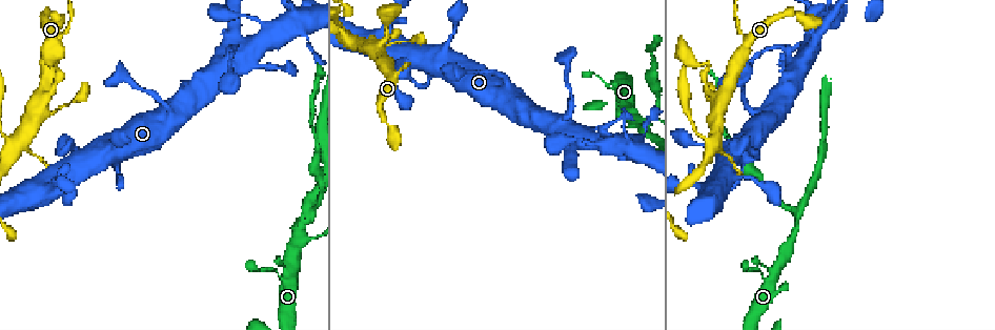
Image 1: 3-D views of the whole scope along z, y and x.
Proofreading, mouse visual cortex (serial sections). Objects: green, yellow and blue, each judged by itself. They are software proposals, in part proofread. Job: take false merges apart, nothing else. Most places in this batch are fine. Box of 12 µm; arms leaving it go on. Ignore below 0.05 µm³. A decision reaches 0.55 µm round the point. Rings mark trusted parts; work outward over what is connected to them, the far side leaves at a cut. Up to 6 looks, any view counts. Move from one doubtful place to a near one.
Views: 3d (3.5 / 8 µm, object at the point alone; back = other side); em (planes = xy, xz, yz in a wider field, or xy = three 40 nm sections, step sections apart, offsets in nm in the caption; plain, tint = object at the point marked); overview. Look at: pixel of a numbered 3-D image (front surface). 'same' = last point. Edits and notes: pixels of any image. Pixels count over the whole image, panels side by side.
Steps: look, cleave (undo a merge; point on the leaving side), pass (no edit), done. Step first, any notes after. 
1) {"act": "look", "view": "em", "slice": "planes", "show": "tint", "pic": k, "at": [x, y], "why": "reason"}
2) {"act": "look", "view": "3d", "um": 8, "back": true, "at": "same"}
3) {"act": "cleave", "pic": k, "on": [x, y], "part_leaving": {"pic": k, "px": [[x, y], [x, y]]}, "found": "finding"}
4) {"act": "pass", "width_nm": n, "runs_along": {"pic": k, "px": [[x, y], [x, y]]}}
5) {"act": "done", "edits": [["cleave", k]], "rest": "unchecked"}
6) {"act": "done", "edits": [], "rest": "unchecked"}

{"act": "look", "view": "3d", "um": 3.5, "pic": 1, "at": [67, 103], "why": "narrows sharply"}

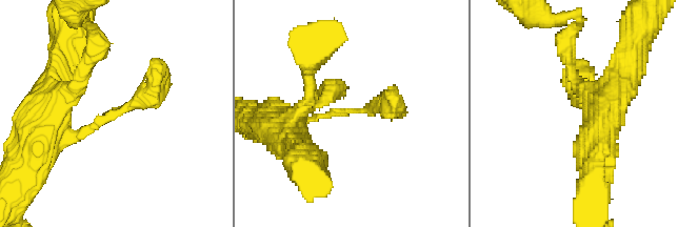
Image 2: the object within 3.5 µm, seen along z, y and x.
{"act": "look", "view": "em", "slice": "xy", "step": 5, "show": "tint", "pic": 2, "at": [122, 112]}

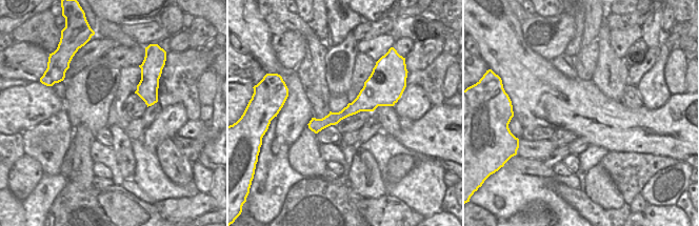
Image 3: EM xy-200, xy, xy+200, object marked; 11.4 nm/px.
{"act": "pass", "arm_widths_nm": [150, 350], "runs_along": {"pic": 3, "px": [[387, 99], [368, 99], [311, 125]]}, "found": "all the same cell"}

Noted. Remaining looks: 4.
{"act": "look", "view": "3d", "um": 3.5, "pic": 1, "at": [739, 152], "why": "narrows sharply"}

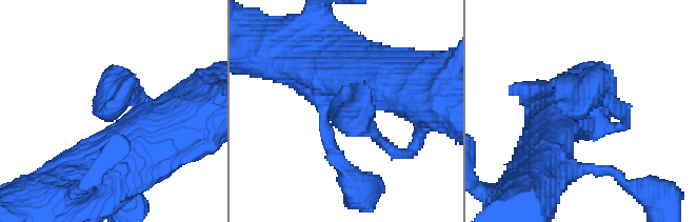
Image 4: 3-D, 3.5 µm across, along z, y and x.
{"act": "look", "view": "em", "slice": "planes", "show": "tint", "pic": 4, "at": [348, 110]}

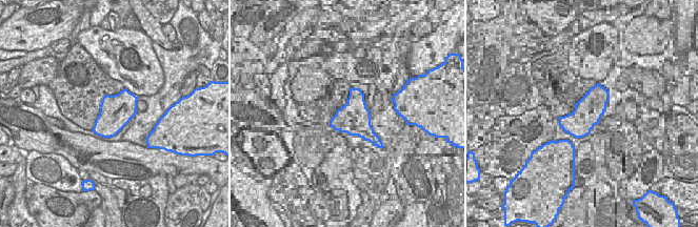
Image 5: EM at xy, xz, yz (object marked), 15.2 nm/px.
{"act": "pass", "runs_along": {"pic": 4, "px": [[551, 133], [610, 97]]}, "found": "all the same cell"}

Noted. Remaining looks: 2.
{"act": "look", "view": "3d", "um": 3.5, "pic": 1, "at": [308, 216], "why": "three-way junction"}

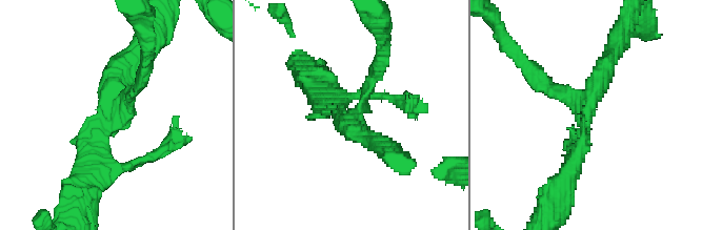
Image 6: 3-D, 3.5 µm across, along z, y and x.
{"act": "look", "view": "em", "slice": "planes", "show": "tint", "pic": 6, "at": [587, 111], "arms": 3, "arm_widths_nm": [200, 250, 300]}

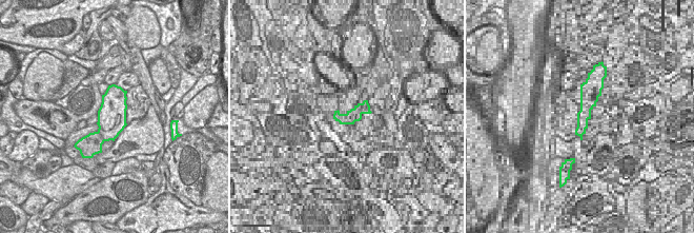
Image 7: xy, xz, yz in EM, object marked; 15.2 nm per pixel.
{"act": "cleave", "pic": 6, "on": [537, 78], "part_leaving": {"pic": 6, "px": [[567, 97], [521, 61], [500, 25]]}, "found": "two cells meet here"}

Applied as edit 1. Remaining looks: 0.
{"act": "done", "edits": [["cleave", 6]], "rest": "unchecked"}

